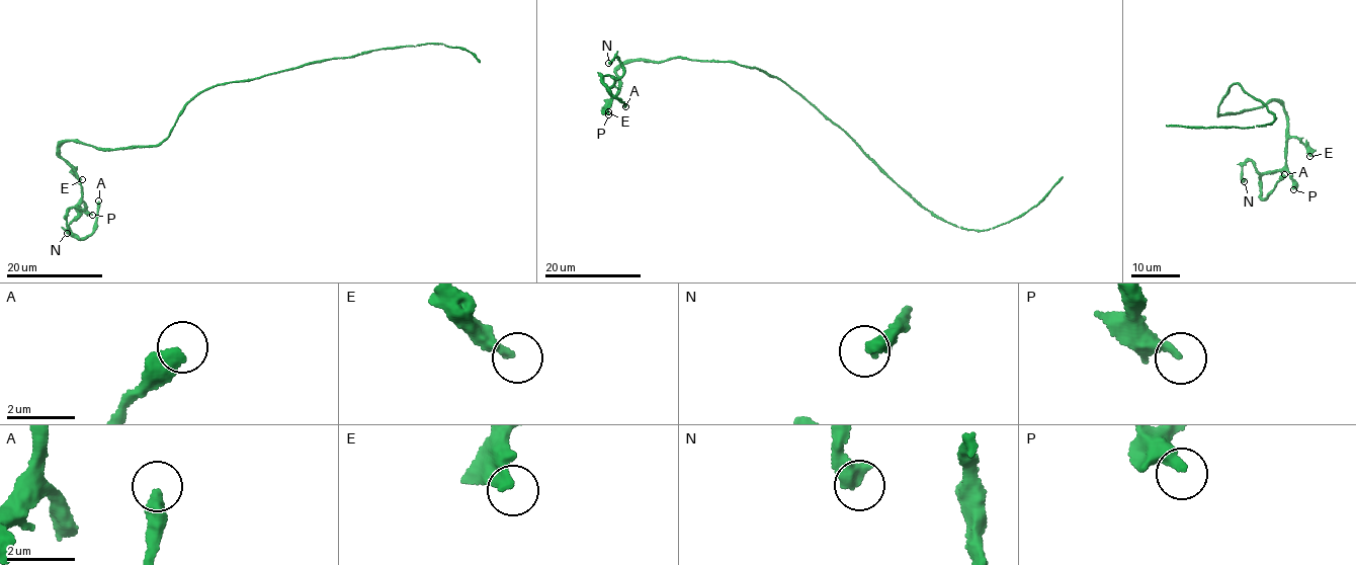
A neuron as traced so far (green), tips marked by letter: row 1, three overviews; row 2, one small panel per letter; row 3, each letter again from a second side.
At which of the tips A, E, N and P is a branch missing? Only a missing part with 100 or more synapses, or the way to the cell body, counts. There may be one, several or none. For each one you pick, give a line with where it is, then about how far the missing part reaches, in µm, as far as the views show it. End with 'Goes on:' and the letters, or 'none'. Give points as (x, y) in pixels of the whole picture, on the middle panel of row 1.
Goes on: none

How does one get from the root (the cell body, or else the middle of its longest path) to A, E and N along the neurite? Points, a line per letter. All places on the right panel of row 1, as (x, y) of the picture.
A: (1233, 84), (1217, 115), (1273, 98), (1283, 106), (1285, 165), (1260, 177), (1262, 197), (1284, 174)
E: (1233, 84), (1219, 105), (1217, 115), (1257, 107), (1273, 98), (1283, 106), (1289, 134), (1299, 140), (1309, 156)
N: (1233, 84), (1217, 115), (1273, 98), (1287, 125), (1285, 165), (1261, 172), (1249, 160), (1244, 181)

